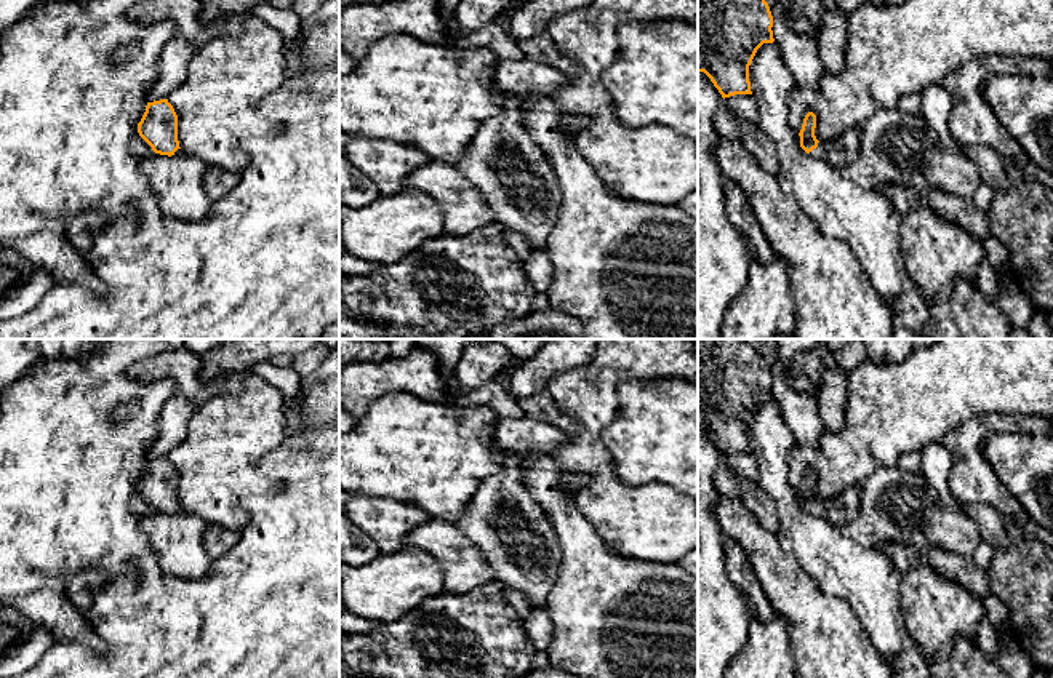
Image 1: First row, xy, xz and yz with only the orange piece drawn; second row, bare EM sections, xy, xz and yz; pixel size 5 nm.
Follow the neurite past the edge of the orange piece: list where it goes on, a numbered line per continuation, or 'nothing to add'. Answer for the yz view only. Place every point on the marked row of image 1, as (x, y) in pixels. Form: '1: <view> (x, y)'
1: yz (845, 147)

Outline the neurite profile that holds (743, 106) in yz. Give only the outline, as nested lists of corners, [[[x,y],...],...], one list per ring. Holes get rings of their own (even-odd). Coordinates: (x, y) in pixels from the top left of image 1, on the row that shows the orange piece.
[[[735,94],[725,98],[723,102],[728,106],[735,117],[759,125],[755,99],[752,94]]]

